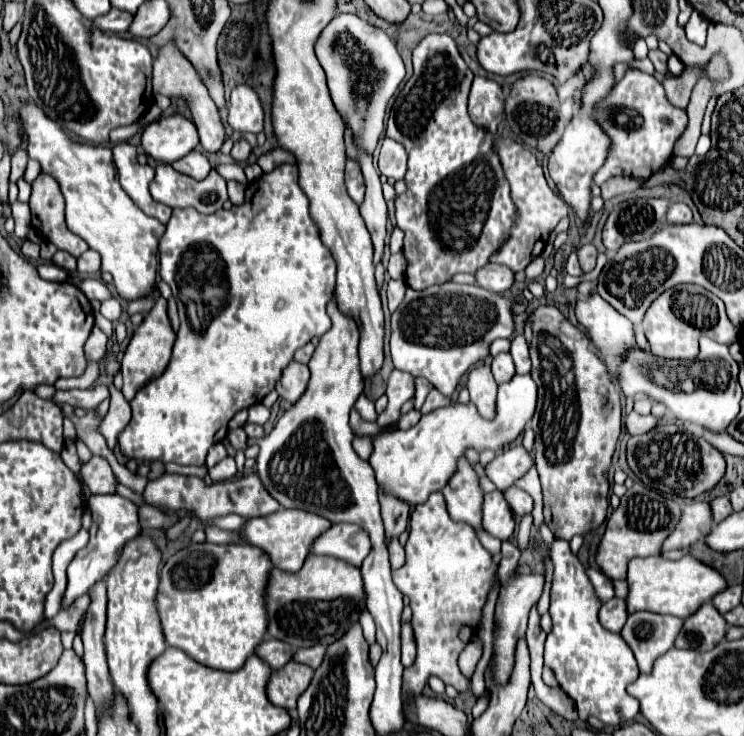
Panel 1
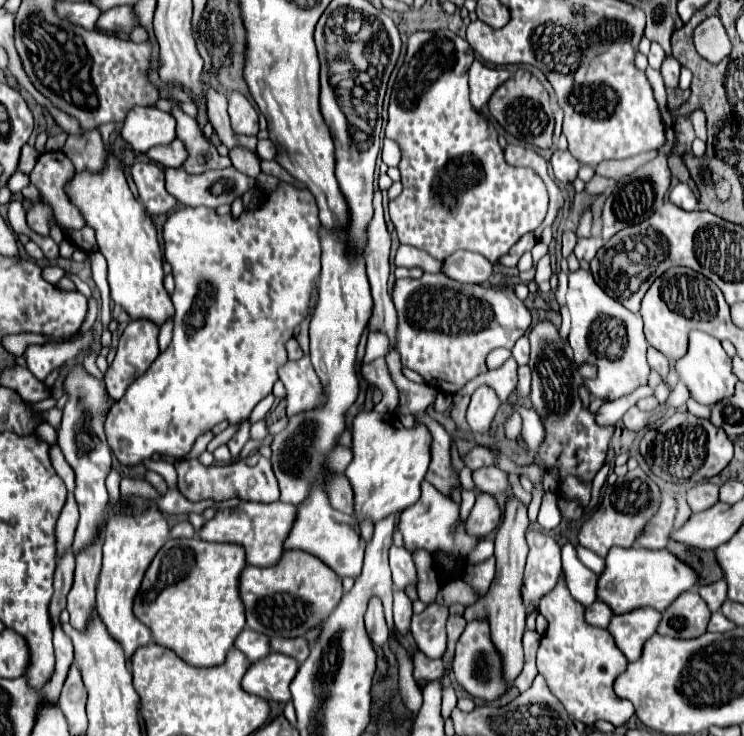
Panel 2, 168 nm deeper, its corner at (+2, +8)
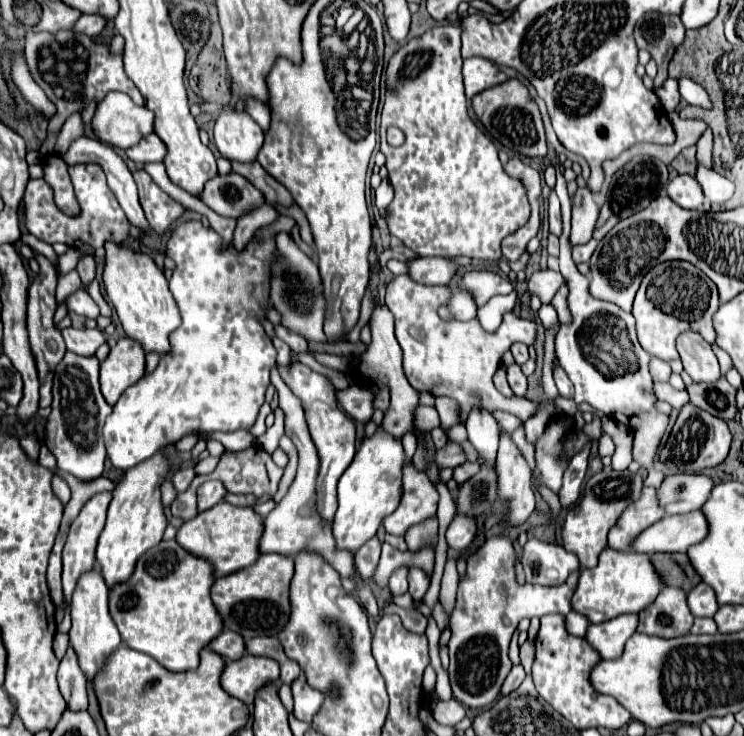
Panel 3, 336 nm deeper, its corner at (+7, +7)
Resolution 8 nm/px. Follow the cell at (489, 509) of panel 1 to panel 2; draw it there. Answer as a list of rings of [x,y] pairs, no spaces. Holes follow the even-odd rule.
[[[478,494],[476,504],[466,520],[466,530],[478,538],[488,536],[498,528],[502,522],[502,510],[494,496],[490,494]]]

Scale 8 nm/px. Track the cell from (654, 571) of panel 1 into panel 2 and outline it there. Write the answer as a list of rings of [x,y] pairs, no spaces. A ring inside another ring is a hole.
[[[612,548],[606,556],[606,570],[598,578],[598,600],[606,602],[614,614],[624,614],[634,608],[652,606],[664,612],[680,592],[692,590],[698,584],[698,574],[670,550],[646,548]]]

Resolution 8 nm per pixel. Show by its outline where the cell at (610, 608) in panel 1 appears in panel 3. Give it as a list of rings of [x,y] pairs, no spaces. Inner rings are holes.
[[[571,611],[571,613],[565,617],[565,629],[567,629],[567,633],[571,633],[571,635],[575,635],[575,637],[585,637],[587,627],[589,627],[587,617],[577,615],[575,611]]]

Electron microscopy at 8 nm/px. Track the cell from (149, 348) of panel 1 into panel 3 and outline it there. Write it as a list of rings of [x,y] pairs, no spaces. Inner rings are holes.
[[[129,337],[119,339],[119,343],[109,351],[107,359],[101,363],[101,393],[109,405],[115,405],[121,393],[135,385],[145,375],[145,351],[139,343]]]

